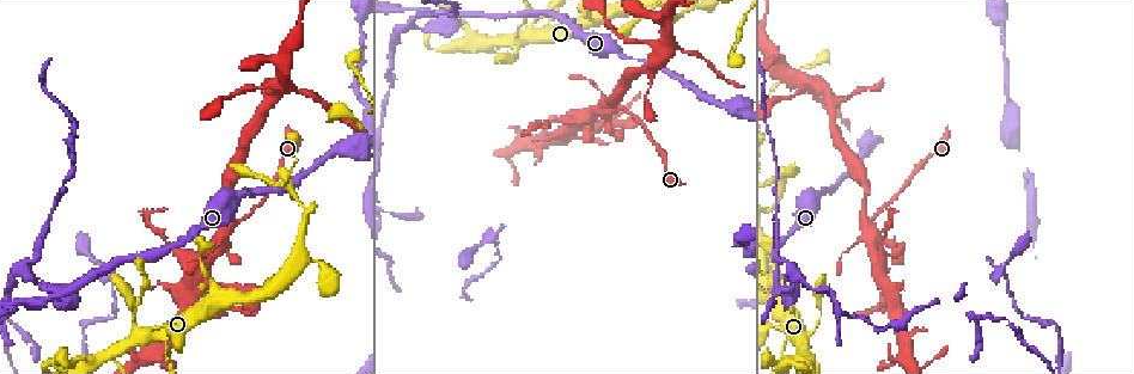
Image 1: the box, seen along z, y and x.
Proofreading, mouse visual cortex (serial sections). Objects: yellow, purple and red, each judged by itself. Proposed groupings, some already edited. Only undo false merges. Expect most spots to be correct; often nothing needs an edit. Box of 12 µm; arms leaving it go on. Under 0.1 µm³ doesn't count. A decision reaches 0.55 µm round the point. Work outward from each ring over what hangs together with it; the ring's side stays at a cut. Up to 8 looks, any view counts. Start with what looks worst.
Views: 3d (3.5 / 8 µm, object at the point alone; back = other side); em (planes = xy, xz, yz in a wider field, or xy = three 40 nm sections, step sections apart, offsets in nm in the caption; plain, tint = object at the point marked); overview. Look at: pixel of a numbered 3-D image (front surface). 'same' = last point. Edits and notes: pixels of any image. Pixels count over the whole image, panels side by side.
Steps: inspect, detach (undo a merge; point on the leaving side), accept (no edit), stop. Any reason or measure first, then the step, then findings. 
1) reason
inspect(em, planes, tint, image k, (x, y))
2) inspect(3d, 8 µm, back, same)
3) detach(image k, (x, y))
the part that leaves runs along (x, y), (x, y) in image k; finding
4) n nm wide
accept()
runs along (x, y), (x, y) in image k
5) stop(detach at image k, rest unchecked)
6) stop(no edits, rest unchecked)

three arms meet
inspect(3d, 3.5 µm, image 1, (448, 18))

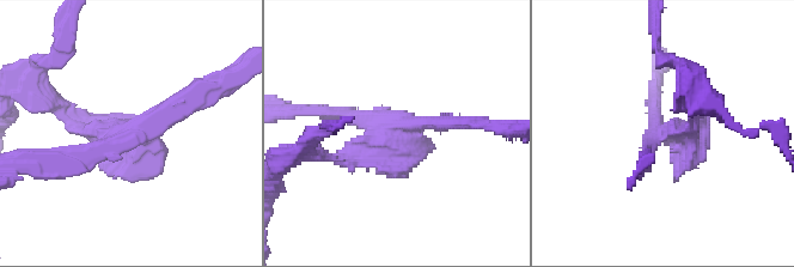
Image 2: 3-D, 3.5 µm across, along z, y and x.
inspect(em, xy, step 1, tint, image 2, (657, 132))

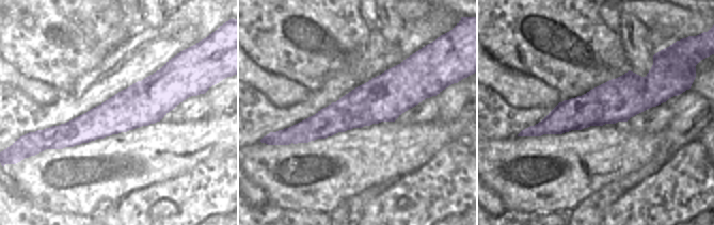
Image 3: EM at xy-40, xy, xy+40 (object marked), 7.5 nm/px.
another direction
inspect(em, xy, step 2, tint, same)

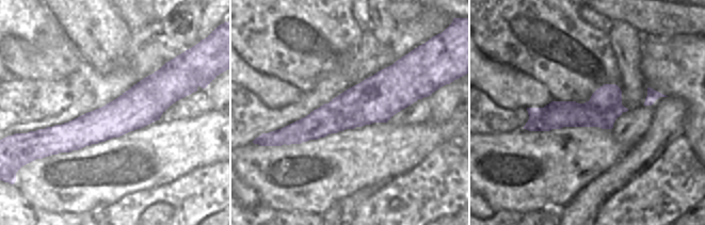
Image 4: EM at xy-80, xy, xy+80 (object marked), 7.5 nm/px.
accept()
runs along (468, 123), (405, 123), (391, 151), (340, 161) in image 2; all the same cell

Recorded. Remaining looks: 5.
a fork
inspect(3d, 3.5 µm, image 1, (238, 221))

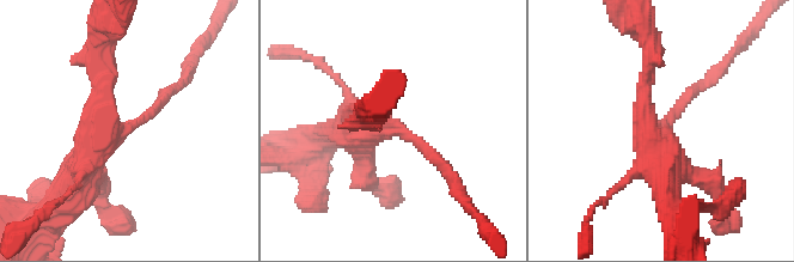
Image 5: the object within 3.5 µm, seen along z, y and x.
3 arms; arms of 150, 250, 400 nm; shape alone is not enough
inspect(em, xy, step 3, tint, image 5, (662, 130))

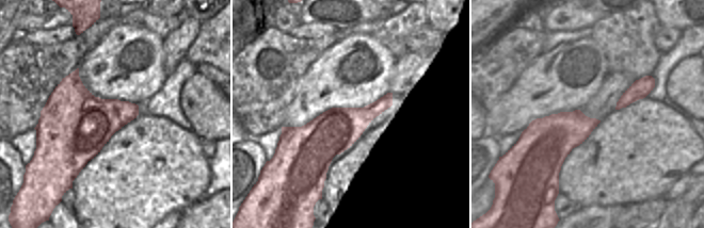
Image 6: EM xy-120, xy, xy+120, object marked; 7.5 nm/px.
accept()
runs along (177, 85), (96, 147), (71, 192) in image 5; one cell here

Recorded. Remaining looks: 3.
four-way junction
inspect(3d, 8 µm, image 1, (515, 37))

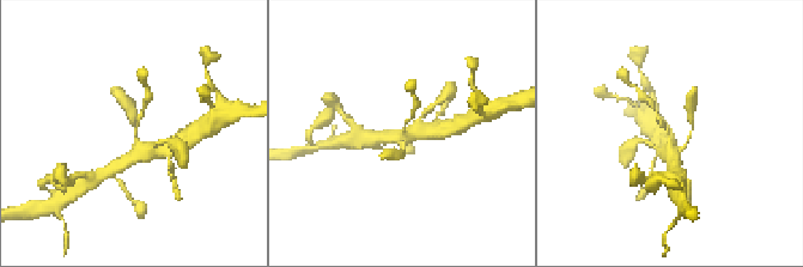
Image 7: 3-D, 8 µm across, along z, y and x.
4 arms; arms of 150, 200, 300, 450 nm
inspect(em, xy, step 5, tint, image 7, (668, 135))

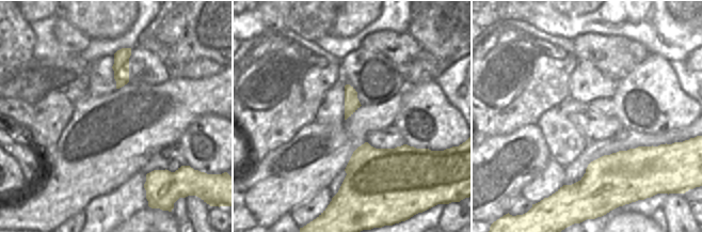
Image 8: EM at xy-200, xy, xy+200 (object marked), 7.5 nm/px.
accept()
runs along (670, 149), (670, 134), (652, 107) in image 7; one cell here

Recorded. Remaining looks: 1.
stop(no edits, rest unchecked)

